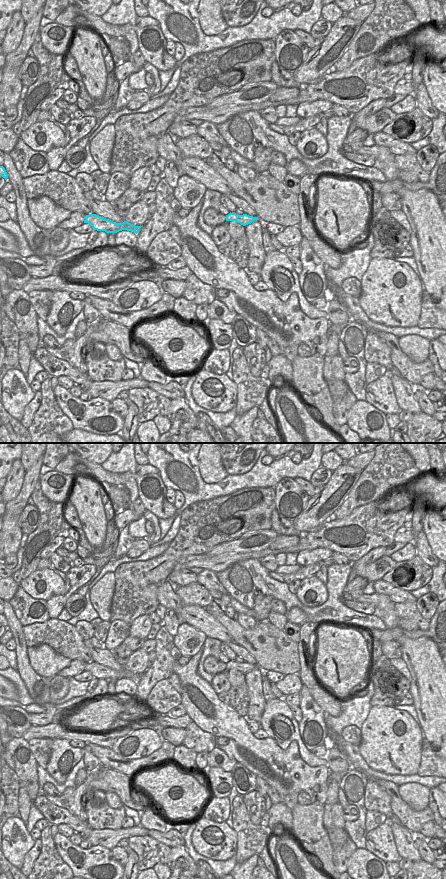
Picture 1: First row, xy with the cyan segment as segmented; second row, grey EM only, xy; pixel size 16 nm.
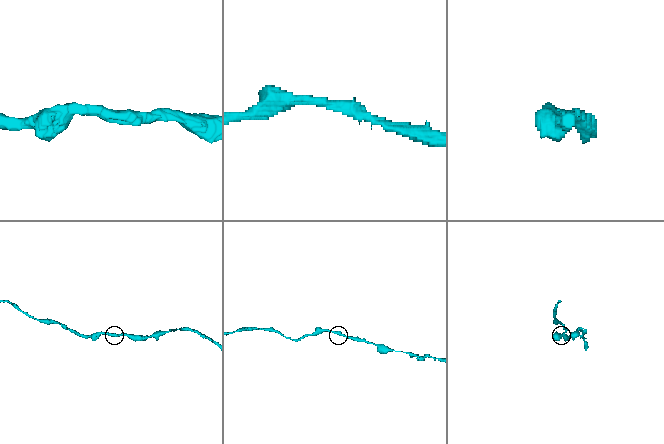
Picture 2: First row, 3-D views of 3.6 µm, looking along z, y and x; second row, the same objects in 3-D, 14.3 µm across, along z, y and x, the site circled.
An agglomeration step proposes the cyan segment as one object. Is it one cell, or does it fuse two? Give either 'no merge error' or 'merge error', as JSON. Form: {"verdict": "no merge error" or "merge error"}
{"verdict": "no merge error"}

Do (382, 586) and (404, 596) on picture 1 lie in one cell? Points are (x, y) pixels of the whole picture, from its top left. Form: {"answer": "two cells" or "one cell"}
{"answer": "one cell"}

